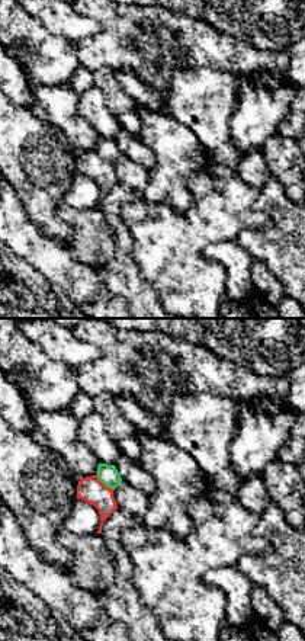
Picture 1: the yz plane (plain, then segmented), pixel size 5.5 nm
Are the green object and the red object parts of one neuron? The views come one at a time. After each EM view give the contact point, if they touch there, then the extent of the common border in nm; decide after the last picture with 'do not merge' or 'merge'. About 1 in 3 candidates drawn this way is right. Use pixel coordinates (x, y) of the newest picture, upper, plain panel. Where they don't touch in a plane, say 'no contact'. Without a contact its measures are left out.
contact (105, 159); length 130 nm

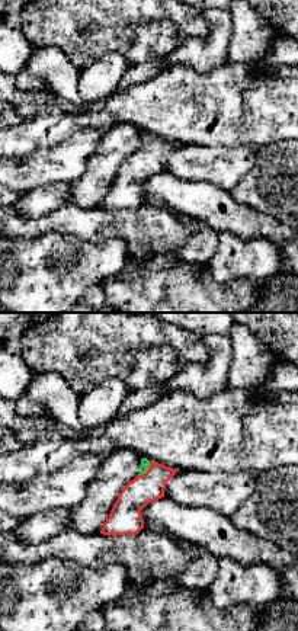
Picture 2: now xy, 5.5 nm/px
contact (147, 144); length 110 nm

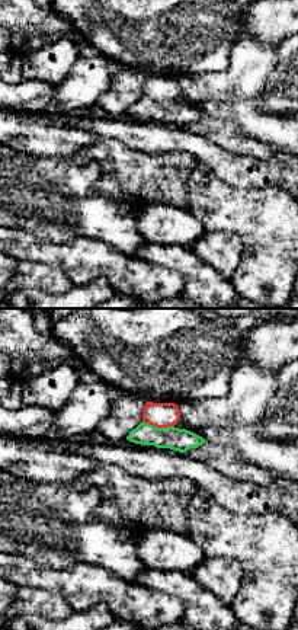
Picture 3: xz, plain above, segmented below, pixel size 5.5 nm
contact (159, 102); length 180 nm

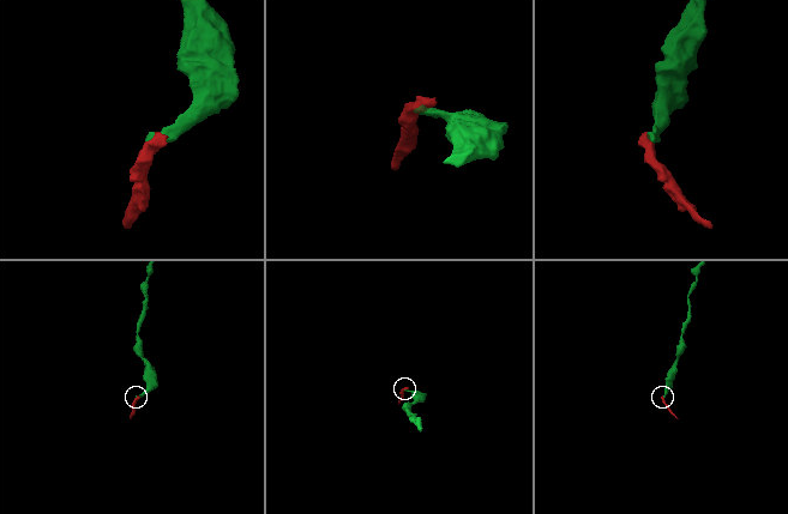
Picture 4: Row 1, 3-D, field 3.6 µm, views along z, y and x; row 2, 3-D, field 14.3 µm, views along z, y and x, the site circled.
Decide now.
merge

